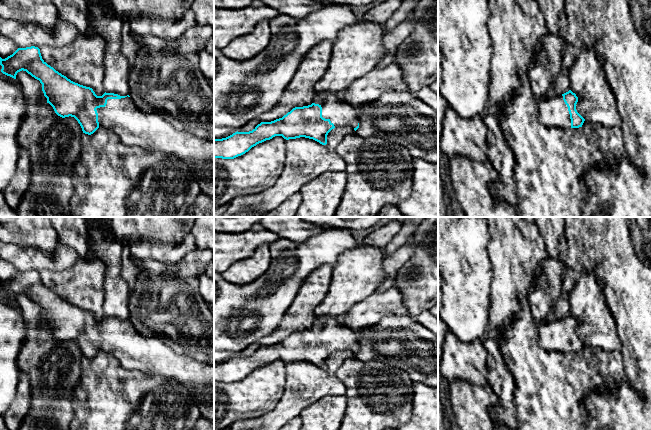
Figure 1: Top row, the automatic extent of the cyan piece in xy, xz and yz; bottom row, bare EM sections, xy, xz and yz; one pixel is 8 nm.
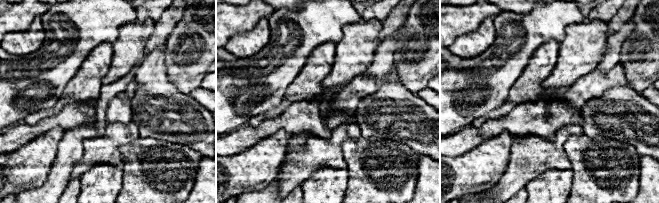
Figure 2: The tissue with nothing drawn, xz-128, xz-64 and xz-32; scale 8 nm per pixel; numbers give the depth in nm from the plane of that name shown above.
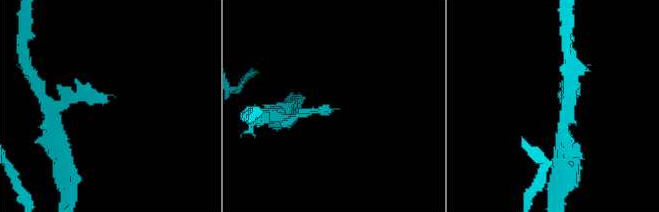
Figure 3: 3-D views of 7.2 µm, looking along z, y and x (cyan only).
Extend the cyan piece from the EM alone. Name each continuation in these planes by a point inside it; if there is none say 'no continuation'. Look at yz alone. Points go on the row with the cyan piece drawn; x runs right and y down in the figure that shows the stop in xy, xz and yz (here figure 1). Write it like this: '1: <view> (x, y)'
1: yz (552, 112)

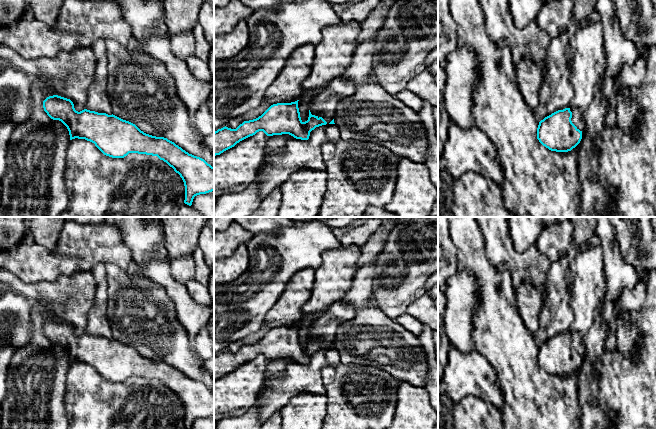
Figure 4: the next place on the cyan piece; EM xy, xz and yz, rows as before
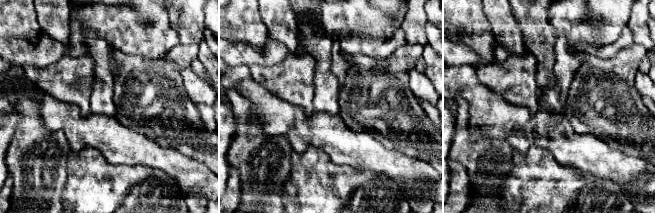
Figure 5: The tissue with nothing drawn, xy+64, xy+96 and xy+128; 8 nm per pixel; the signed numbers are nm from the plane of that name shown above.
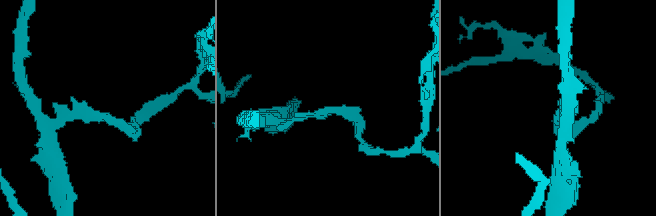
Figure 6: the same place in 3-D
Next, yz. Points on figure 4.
no continuation

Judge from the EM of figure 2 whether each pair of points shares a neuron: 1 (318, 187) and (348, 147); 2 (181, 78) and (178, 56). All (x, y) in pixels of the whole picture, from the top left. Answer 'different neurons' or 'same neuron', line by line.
1: different neurons
2: same neuron

